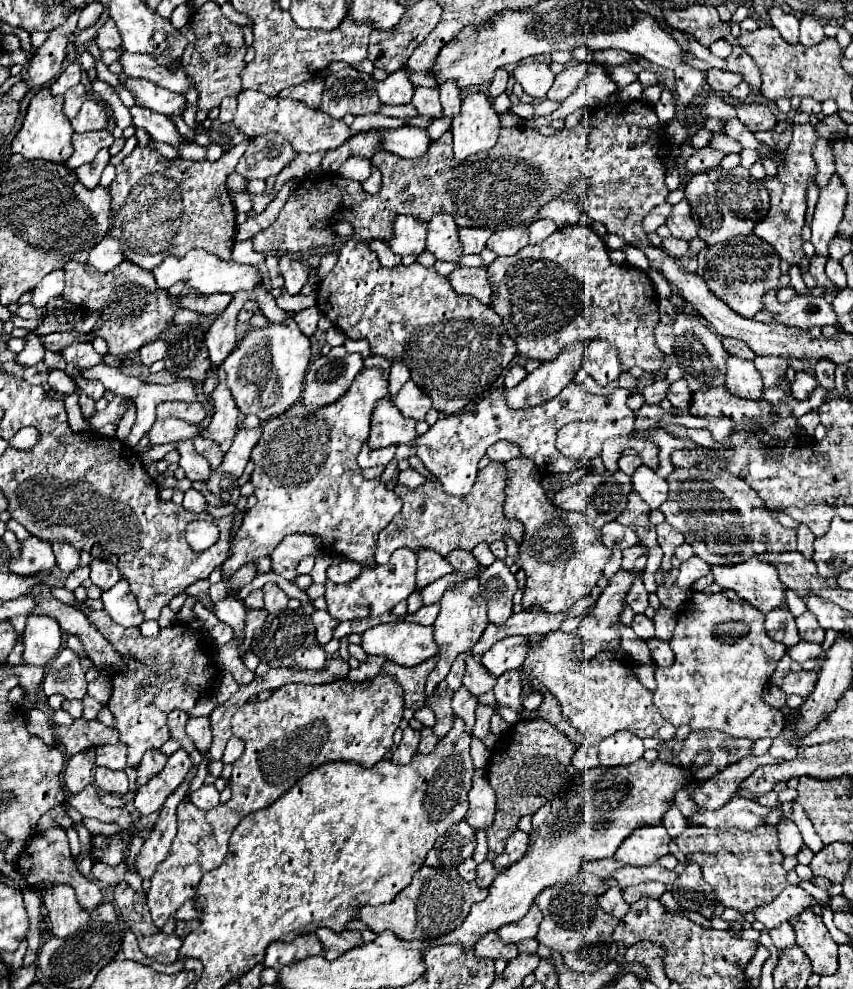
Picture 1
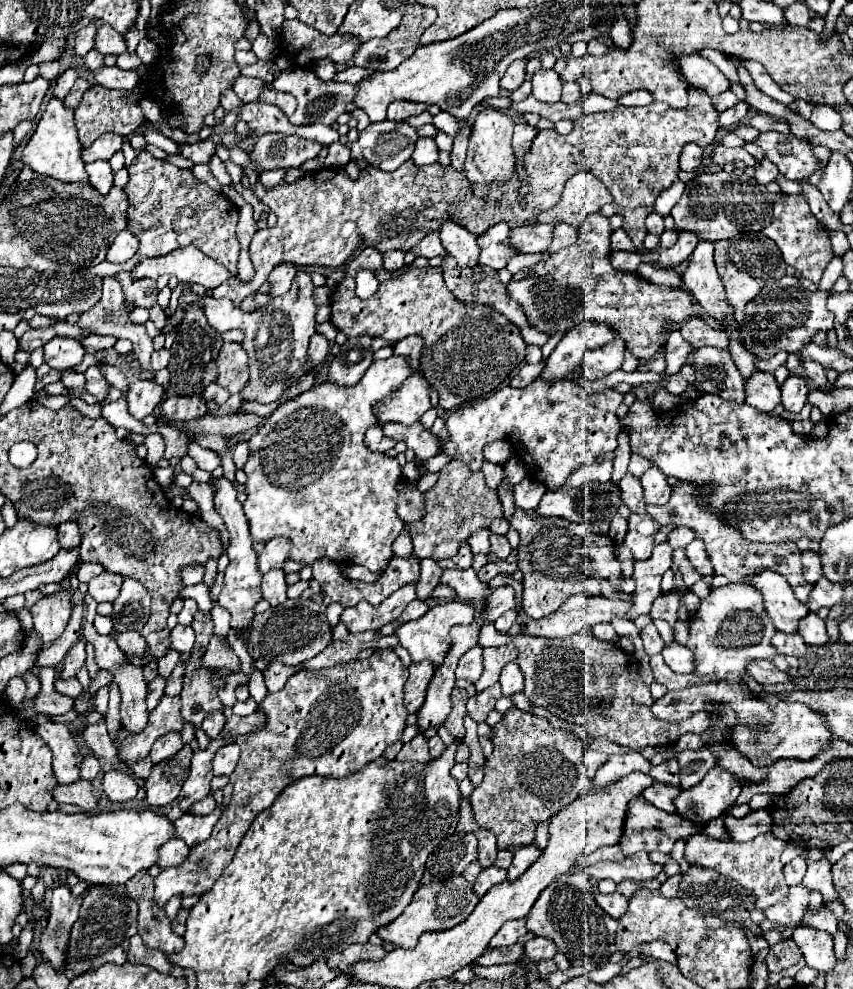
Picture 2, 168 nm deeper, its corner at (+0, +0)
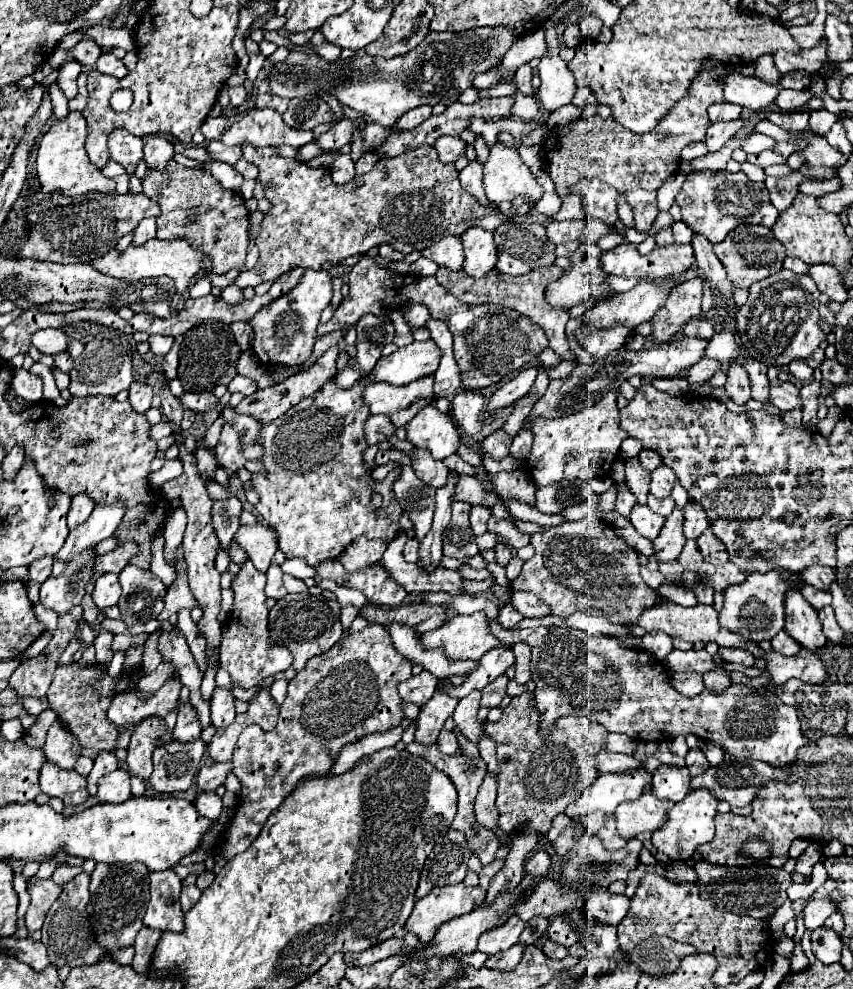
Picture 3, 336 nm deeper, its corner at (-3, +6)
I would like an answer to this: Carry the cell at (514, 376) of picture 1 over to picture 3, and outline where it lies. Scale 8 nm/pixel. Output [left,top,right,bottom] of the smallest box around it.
[487,366,539,408]

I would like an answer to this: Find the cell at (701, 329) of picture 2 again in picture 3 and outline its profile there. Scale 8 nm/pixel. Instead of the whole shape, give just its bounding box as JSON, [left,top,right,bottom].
[683,320,713,340]

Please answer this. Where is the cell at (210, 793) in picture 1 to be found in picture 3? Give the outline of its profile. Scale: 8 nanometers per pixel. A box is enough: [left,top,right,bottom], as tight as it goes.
[195,792,223,820]

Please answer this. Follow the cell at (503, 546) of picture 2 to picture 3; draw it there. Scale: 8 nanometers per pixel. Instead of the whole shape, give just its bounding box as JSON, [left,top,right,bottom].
[489,516,529,550]

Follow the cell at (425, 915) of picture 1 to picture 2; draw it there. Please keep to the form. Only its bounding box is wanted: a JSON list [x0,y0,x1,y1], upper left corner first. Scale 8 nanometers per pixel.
[378,876,480,948]

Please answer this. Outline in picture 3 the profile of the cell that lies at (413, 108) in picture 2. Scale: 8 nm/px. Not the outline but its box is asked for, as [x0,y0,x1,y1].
[397,106,431,130]

